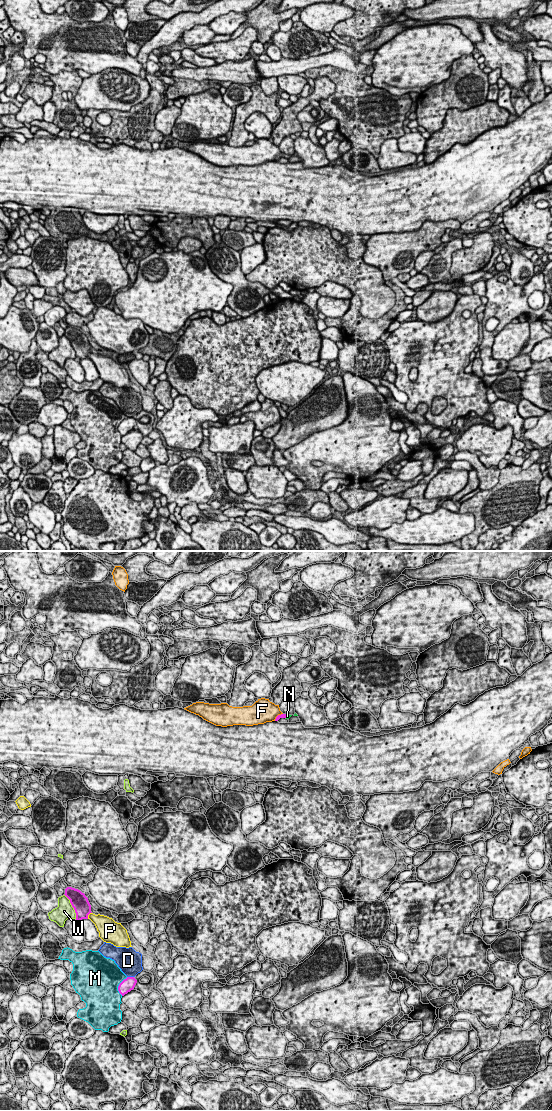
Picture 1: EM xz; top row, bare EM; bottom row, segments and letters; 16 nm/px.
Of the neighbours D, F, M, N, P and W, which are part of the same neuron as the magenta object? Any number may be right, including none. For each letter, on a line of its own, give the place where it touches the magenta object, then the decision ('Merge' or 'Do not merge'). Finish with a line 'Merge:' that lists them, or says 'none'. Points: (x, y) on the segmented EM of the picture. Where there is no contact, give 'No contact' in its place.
D: Touches magenta at xz (130, 977). Do not merge
F: Touches magenta at xz (277, 716). Do not merge
M: Touches magenta at xz (118, 986). Do not merge
N: Touches magenta at xz (285, 716). Merge
P: Touches magenta at xz (88, 914). Do not merge
W: Touches magenta at xz (72, 906). Do not merge
Merge: N

